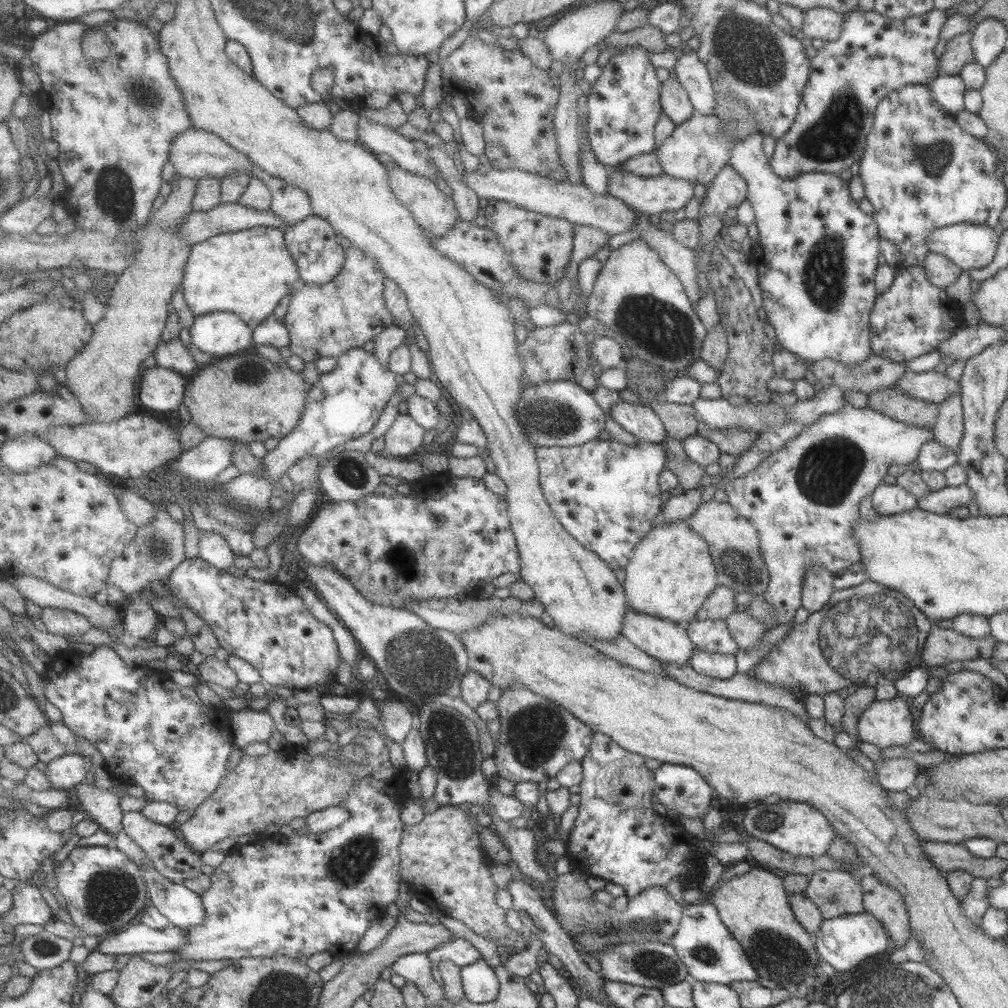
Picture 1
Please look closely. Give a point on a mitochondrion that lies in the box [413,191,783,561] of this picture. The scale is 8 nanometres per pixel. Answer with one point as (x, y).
(554, 420)

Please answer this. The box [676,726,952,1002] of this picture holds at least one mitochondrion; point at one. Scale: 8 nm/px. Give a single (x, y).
(774, 947)

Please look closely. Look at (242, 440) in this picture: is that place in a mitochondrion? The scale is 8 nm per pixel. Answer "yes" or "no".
no

